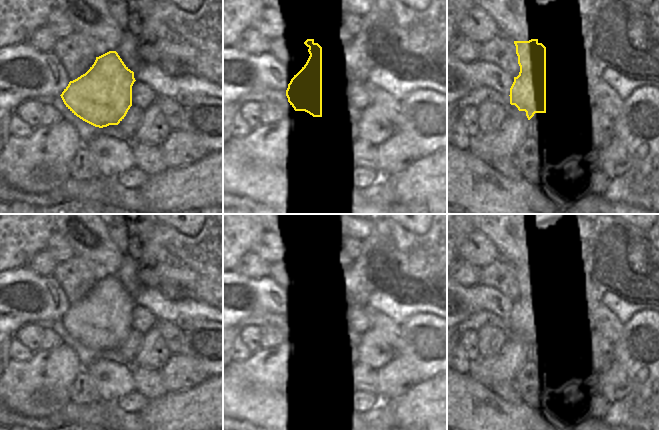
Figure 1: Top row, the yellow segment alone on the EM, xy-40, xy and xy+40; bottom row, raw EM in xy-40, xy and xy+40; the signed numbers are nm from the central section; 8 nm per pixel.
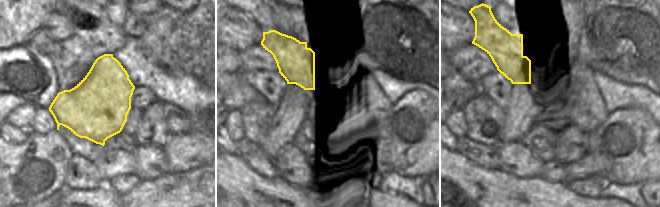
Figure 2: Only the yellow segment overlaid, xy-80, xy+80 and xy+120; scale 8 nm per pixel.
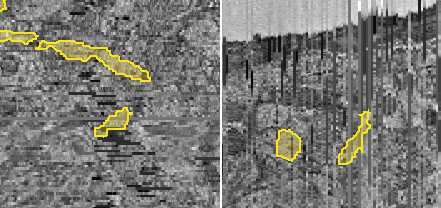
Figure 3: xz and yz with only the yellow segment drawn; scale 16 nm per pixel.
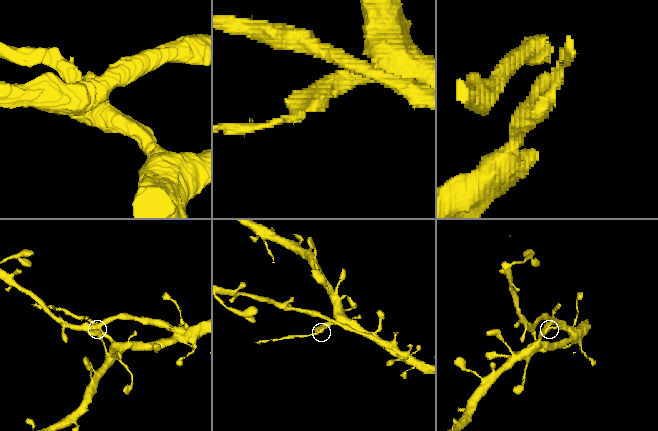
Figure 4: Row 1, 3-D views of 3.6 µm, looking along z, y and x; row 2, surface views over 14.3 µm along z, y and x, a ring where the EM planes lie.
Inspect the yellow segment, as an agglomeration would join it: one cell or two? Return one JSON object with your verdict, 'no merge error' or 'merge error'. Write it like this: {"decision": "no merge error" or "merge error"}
{"decision": "merge error"}

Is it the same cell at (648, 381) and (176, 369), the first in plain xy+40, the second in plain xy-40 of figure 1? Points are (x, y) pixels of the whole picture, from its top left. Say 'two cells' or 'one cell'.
two cells

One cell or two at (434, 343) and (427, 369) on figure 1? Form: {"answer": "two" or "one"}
{"answer": "one"}

